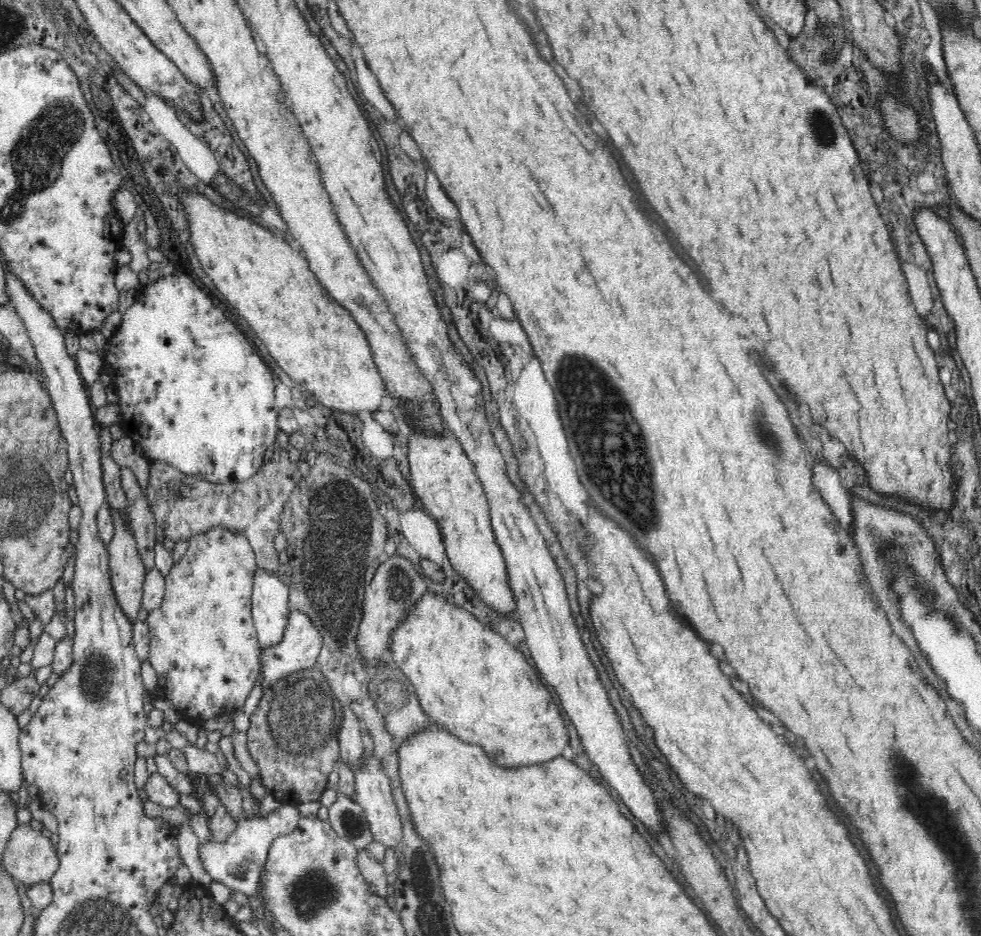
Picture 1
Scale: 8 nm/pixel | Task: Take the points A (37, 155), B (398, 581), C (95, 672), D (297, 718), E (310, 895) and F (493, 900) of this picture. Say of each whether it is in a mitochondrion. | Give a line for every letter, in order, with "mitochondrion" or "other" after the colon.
A: mitochondrion
B: mitochondrion
C: mitochondrion
D: mitochondrion
E: mitochondrion
F: other

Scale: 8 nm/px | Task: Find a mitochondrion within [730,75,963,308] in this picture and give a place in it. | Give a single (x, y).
(821, 127)

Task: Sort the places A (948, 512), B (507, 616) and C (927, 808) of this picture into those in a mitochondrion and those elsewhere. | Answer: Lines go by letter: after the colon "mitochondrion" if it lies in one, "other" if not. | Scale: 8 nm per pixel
A: other
B: other
C: mitochondrion

